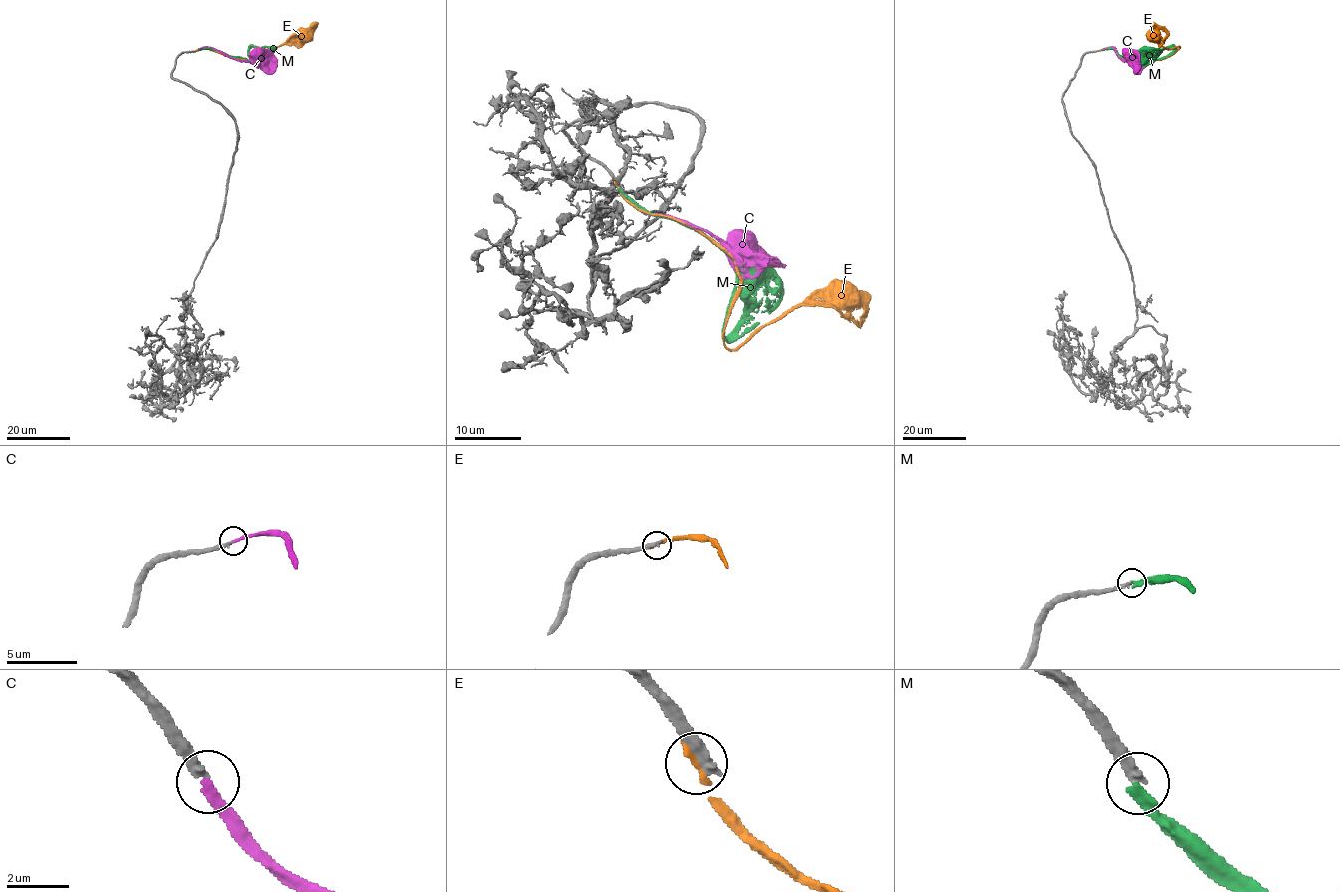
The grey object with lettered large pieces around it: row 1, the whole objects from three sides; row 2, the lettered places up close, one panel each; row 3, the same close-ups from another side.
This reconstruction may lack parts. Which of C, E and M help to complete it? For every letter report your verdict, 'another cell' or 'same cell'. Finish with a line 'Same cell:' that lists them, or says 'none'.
C: same cell
E: another cell
M: another cell
Same cell: C

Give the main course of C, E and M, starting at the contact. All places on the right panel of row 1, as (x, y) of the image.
C: (1102, 49), (1113, 47), (1123, 61), (1135, 62), (1141, 67)
E: (1101, 50), (1112, 48), (1121, 58), (1137, 62), (1169, 57), (1179, 46), (1163, 47), (1153, 22)
M: (1102, 49), (1114, 50), (1121, 56), (1137, 61), (1163, 58), (1177, 47)

